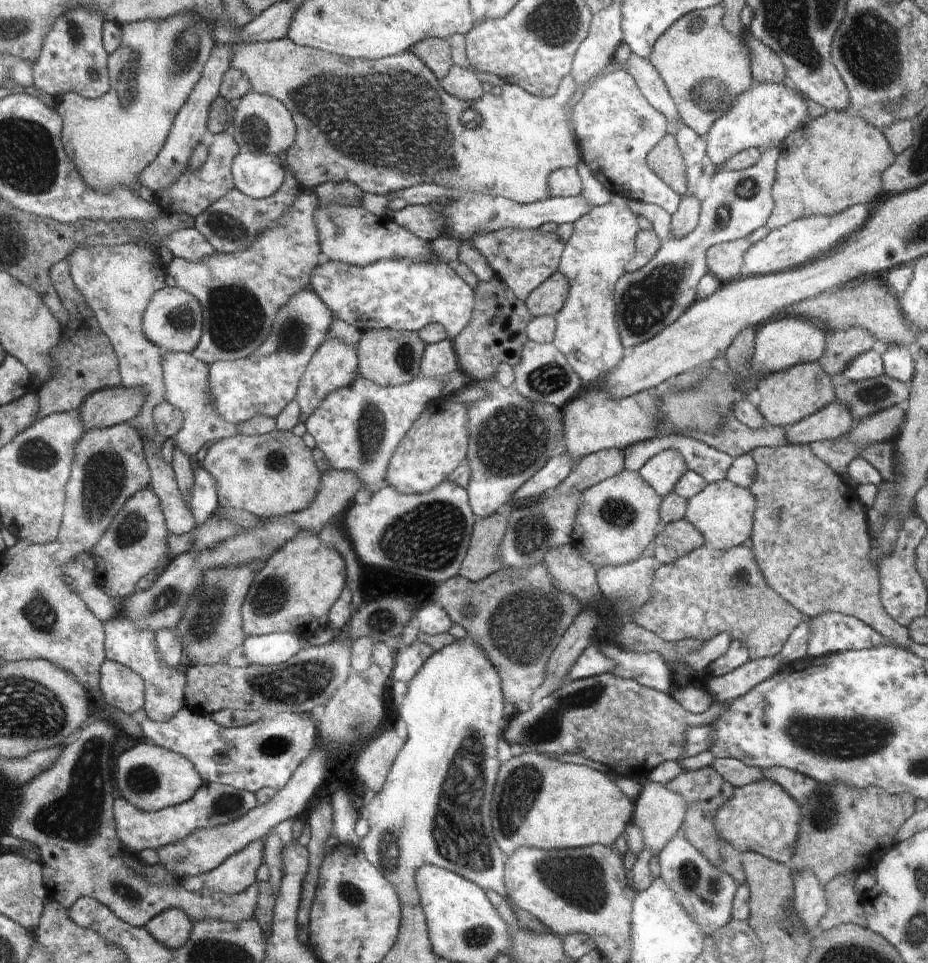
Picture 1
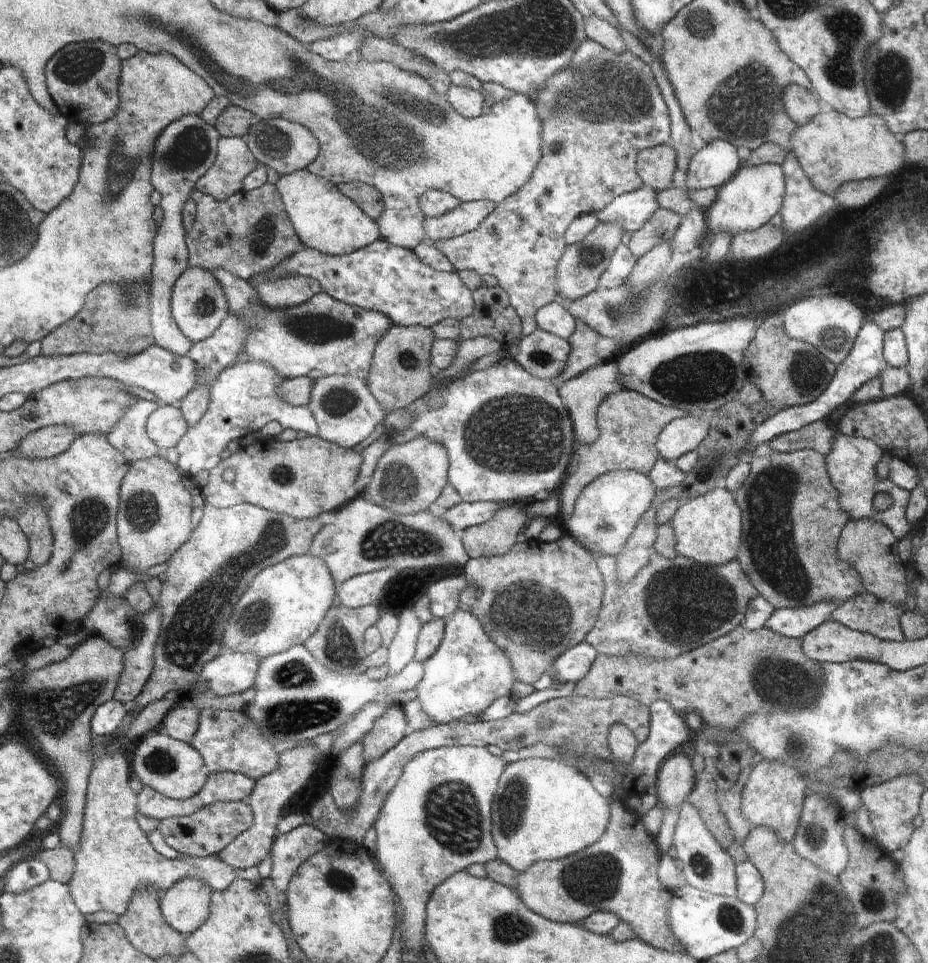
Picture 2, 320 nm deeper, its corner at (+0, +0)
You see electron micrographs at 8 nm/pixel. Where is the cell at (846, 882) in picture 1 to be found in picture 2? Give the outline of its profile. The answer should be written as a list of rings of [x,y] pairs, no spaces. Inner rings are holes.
[[[845,825],[843,837],[849,852],[849,861],[837,877],[848,900],[852,902],[858,926],[866,928],[880,921],[894,922],[897,919],[895,901],[907,892],[902,872],[898,870],[899,865],[888,852],[880,846],[875,847],[858,829]]]

